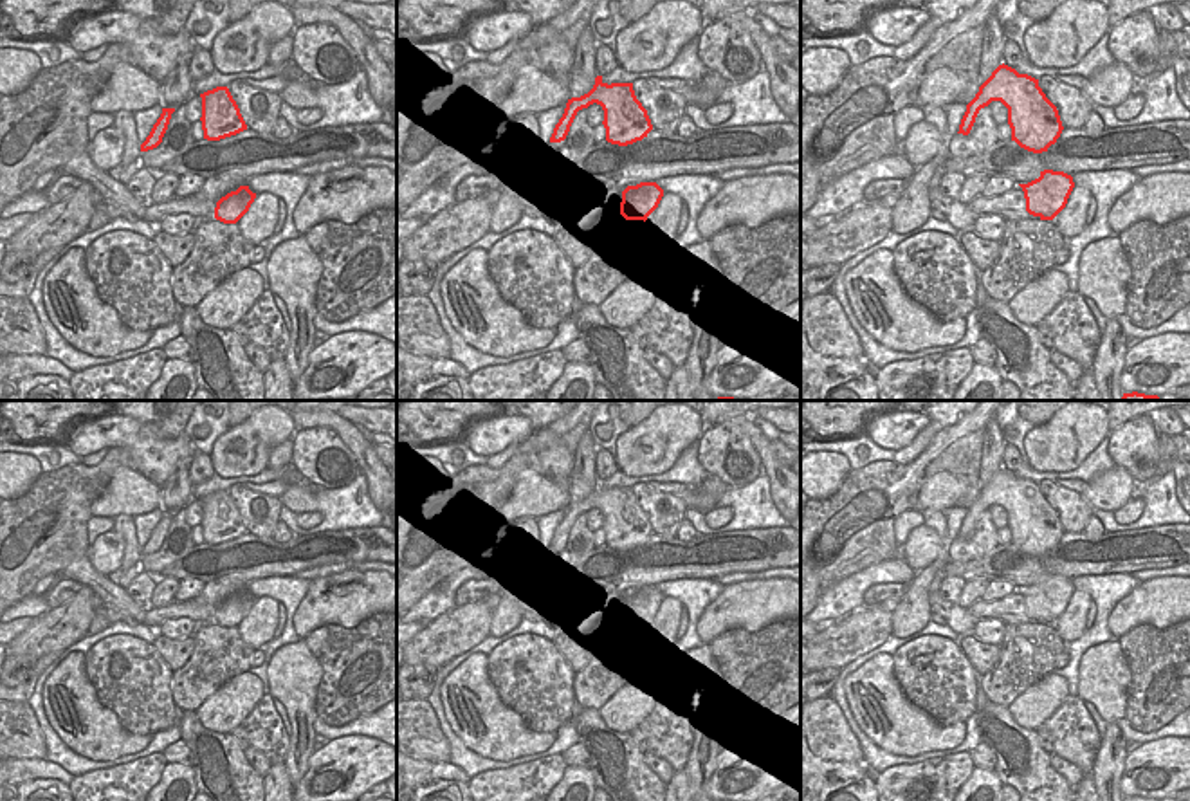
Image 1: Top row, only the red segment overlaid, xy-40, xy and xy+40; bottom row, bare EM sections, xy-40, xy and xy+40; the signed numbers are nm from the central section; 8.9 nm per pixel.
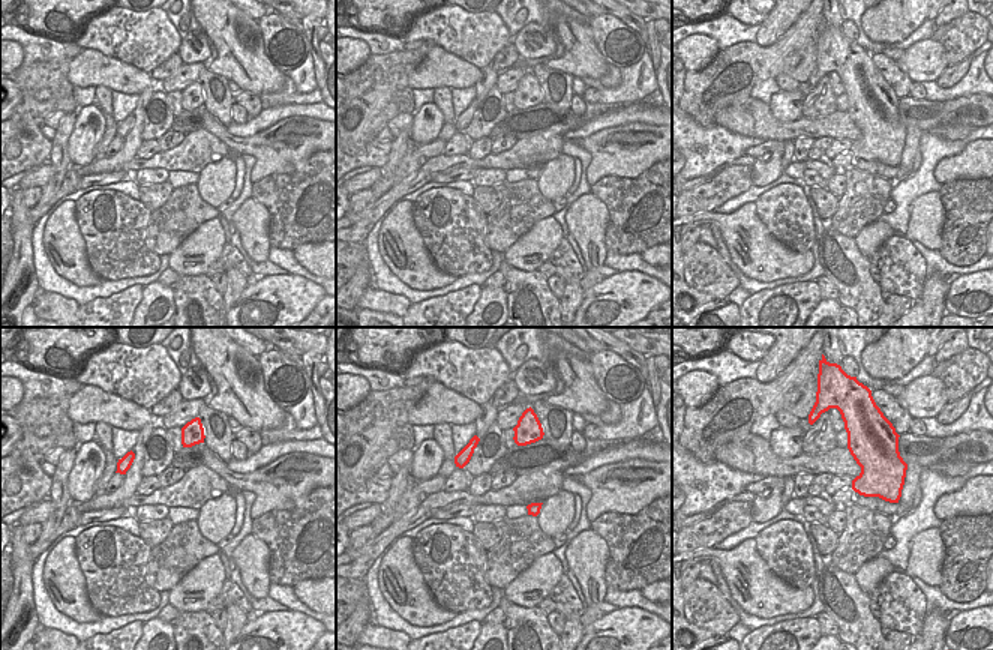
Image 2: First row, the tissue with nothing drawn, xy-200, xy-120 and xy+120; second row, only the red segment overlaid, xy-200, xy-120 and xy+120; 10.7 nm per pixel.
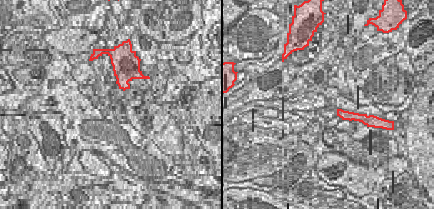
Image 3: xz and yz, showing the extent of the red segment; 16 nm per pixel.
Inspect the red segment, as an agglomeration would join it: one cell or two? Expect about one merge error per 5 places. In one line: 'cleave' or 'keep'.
keep

